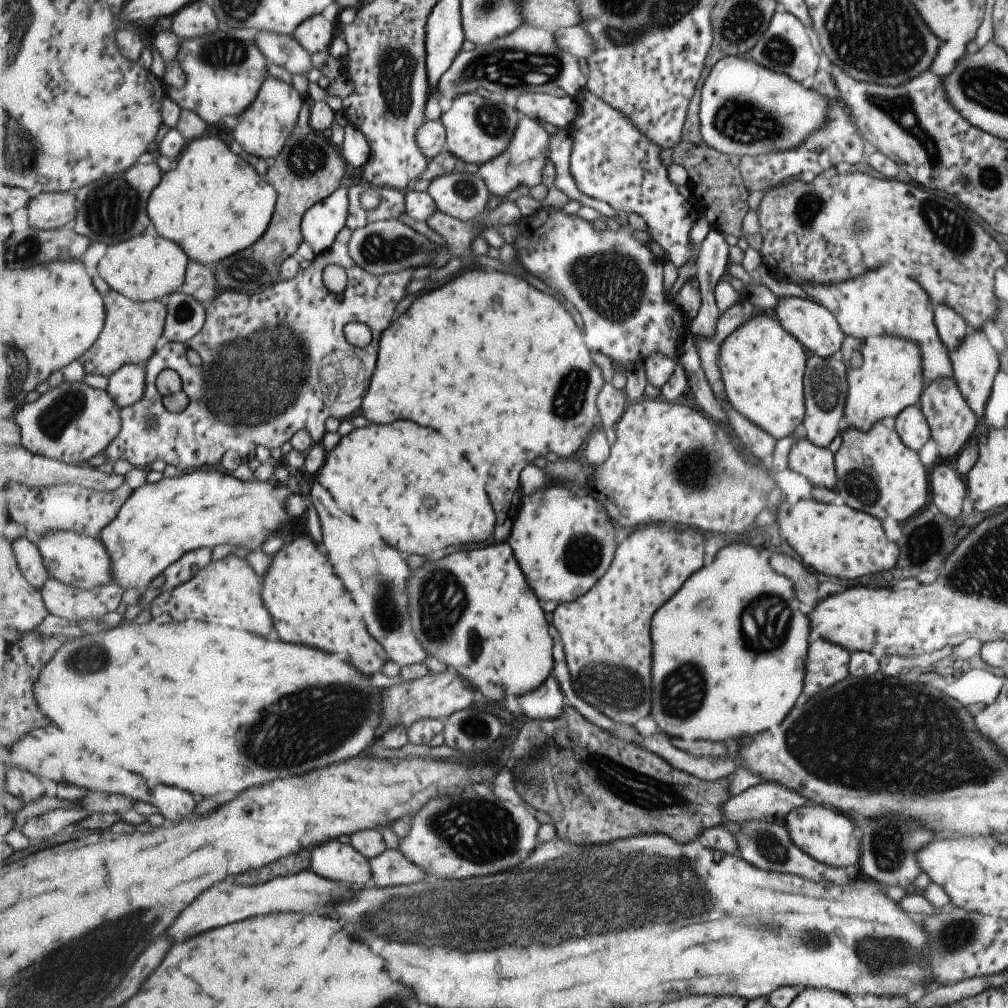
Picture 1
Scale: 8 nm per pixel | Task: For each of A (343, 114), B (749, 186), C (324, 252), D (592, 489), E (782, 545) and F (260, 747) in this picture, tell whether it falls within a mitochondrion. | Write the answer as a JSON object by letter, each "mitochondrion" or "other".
{"A":"other","B":"other","C":"other","D":"other","E":"other","F":"mitochondrion"}

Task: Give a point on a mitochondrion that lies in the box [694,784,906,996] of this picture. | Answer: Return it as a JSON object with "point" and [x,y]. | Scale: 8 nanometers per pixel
{"point":[768,931]}

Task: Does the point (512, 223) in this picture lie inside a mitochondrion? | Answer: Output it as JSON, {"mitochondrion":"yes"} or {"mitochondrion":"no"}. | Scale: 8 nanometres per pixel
{"mitochondrion":"no"}

